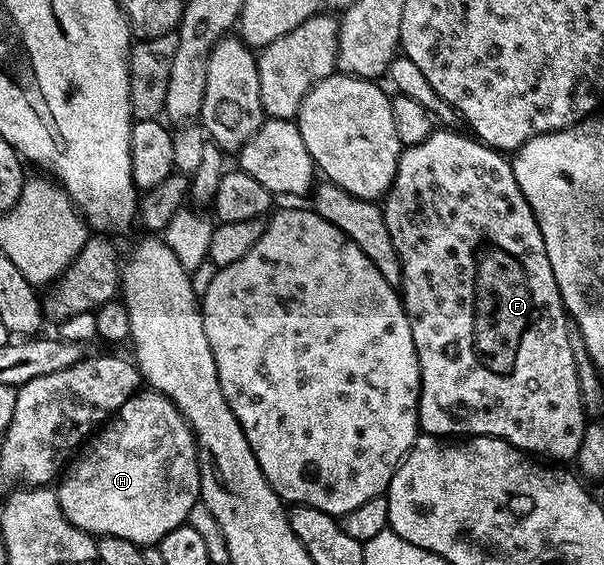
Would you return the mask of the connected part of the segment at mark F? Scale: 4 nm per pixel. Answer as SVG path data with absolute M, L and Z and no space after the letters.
M454 128L435 129L434 133L428 136L428 140L424 140L415 146L407 146L403 149L402 155L400 156L400 164L396 168L396 176L392 180L389 190L386 191L380 202L382 215L384 216L384 224L388 224L388 236L392 236L392 244L396 244L396 252L400 256L400 264L402 265L400 297L402 299L402 306L406 310L406 315L408 316L408 324L412 328L412 344L416 348L418 367L420 368L418 429L423 434L433 434L435 436L454 436L450 434L462 434L458 436L477 436L483 434L484 436L492 436L493 438L502 438L505 442L511 442L516 449L524 450L531 456L541 456L546 460L558 460L554 458L577 459L580 440L584 440L584 432L588 425L588 415L586 411L582 409L582 401L580 400L580 380L578 379L578 373L576 372L576 360L572 360L572 344L570 343L570 331L572 326L568 321L566 305L563 304L562 297L560 296L560 288L556 284L556 276L552 272L552 264L548 264L548 252L544 248L544 236L540 232L540 224L536 224L536 216L532 212L528 200L524 200L524 192L520 192L520 184L516 184L514 167L508 161L507 155L494 150L490 146L484 145L469 133L464 132L464 134L457 134L456 131L450 129Z

